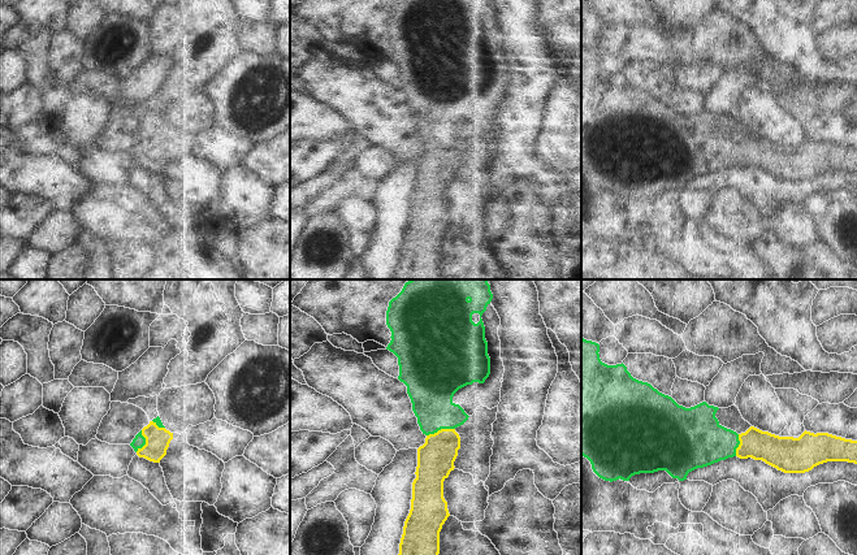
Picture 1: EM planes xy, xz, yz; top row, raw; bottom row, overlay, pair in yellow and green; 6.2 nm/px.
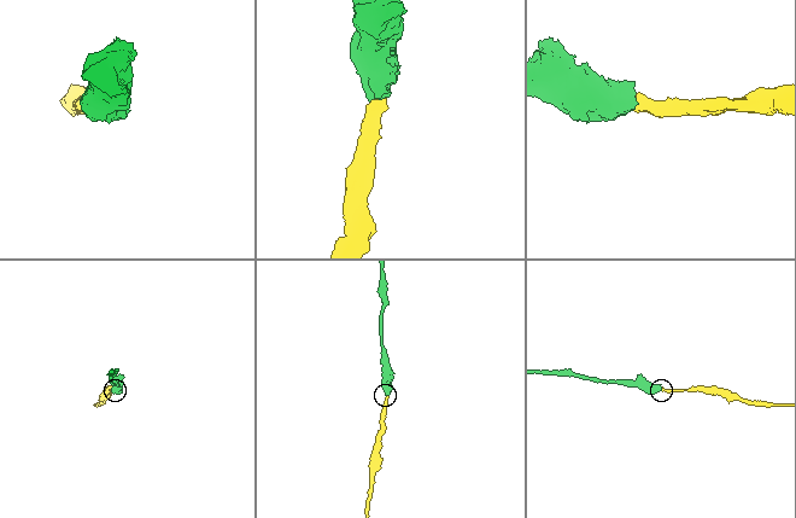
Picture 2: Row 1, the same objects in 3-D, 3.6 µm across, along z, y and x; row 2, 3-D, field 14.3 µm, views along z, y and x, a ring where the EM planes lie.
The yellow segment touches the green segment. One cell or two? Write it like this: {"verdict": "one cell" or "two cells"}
{"verdict": "one cell"}

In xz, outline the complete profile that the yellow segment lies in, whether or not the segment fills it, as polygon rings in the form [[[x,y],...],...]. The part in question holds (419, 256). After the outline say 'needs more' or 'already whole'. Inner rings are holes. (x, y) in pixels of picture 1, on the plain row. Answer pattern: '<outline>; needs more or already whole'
[[[401,0],[389,10],[386,34],[391,49],[386,58],[398,66],[398,88],[407,95],[412,120],[427,144],[425,152],[417,157],[411,218],[393,279],[440,279],[440,240],[450,225],[443,207],[443,190],[454,179],[460,157],[455,138],[469,126],[453,110],[453,105],[467,94],[484,92],[490,83],[481,25],[492,8],[492,0]]]; needs more

